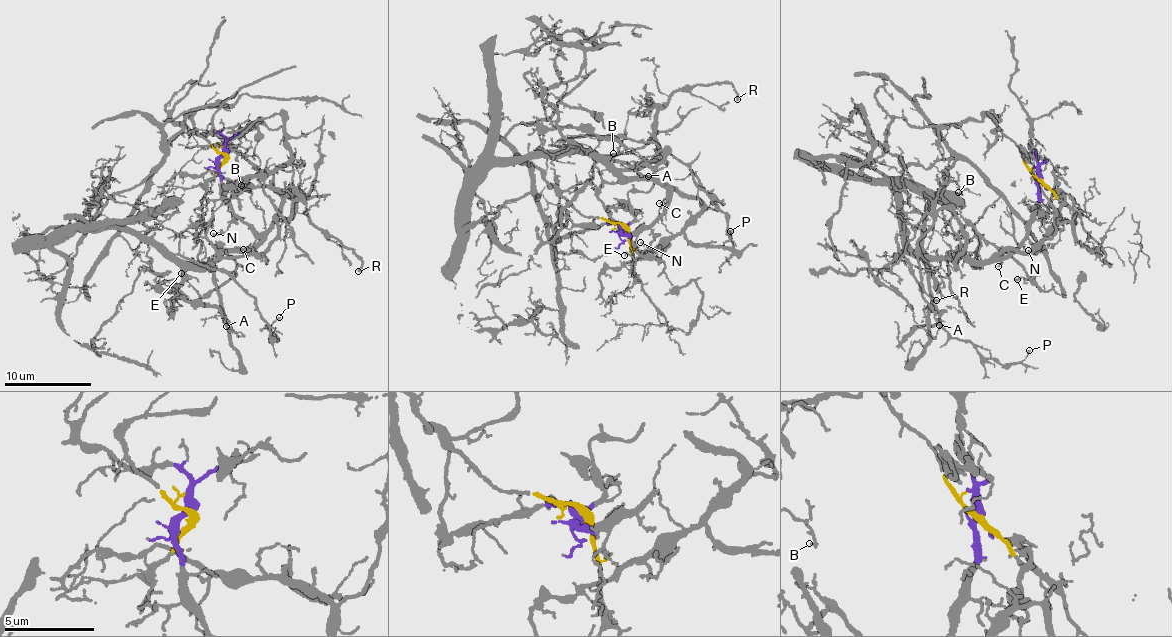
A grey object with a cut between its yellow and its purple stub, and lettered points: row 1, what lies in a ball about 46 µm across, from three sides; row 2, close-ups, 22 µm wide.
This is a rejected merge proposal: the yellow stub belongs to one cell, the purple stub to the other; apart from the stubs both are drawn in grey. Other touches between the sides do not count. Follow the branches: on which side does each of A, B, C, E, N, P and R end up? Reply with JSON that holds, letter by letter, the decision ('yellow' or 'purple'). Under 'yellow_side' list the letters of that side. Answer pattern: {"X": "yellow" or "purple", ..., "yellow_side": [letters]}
{"A": "purple", "B": "purple", "C": "purple", "E": "purple", "N": "purple", "P": "purple", "R": "purple", "yellow_side": []}

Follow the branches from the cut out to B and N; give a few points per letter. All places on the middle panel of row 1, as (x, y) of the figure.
B: (625, 228), (637, 236), (662, 212), (668, 190), (623, 175), (666, 153), (656, 110), (628, 117), (613, 154)
N: (625, 228), (620, 232), (637, 236), (651, 229), (655, 240), (647, 244), (640, 242)

